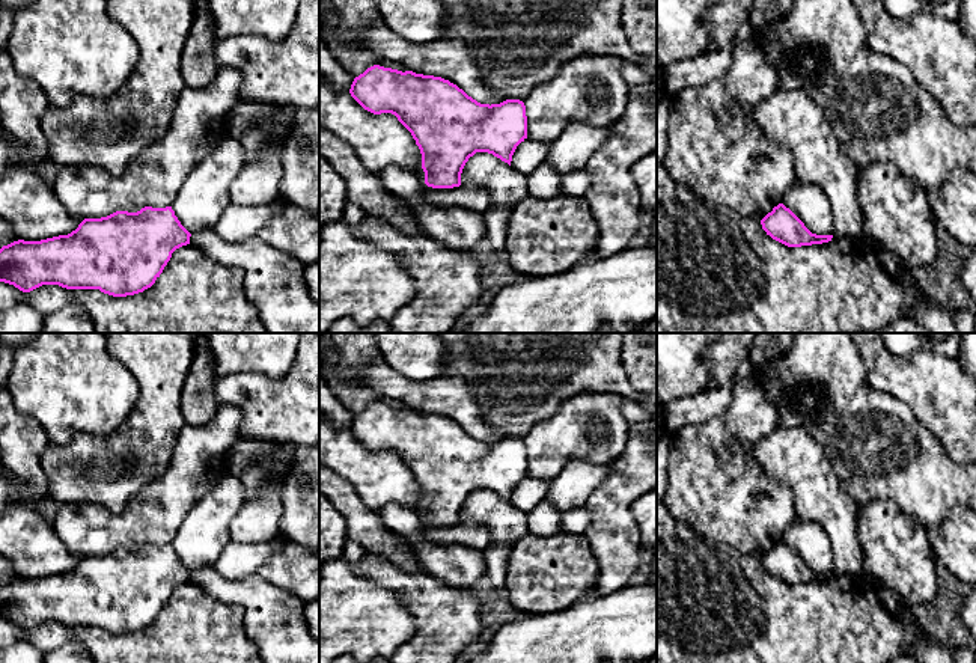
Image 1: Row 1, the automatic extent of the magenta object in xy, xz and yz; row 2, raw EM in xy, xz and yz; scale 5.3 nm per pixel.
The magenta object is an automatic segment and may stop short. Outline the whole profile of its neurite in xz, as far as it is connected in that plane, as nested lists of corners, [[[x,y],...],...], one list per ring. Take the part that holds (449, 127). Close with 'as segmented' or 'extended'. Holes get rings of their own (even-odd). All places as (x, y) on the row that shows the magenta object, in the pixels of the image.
[[[374,65],[354,78],[349,93],[374,115],[395,115],[411,133],[422,154],[425,184],[432,188],[459,187],[462,169],[476,152],[493,154],[511,166],[517,146],[527,139],[527,116],[523,101],[480,104],[441,77]]] | as segmented

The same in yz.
[[[783,203],[774,206],[773,211],[761,220],[761,225],[767,235],[788,247],[822,244],[833,238],[833,235],[812,234]]] | as segmented

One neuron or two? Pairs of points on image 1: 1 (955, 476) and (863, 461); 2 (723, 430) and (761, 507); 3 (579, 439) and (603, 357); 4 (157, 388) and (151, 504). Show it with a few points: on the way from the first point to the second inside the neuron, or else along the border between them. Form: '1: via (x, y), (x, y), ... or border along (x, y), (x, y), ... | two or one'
1: via (933, 476), (919, 476), (902, 461), (886, 461) | one
2: via (723, 449), (723, 469), (741, 487) | one
3: border along (624, 397), (615, 392), (579, 392), (559, 406) | two
4: border along (139, 494), (124, 504) | two

